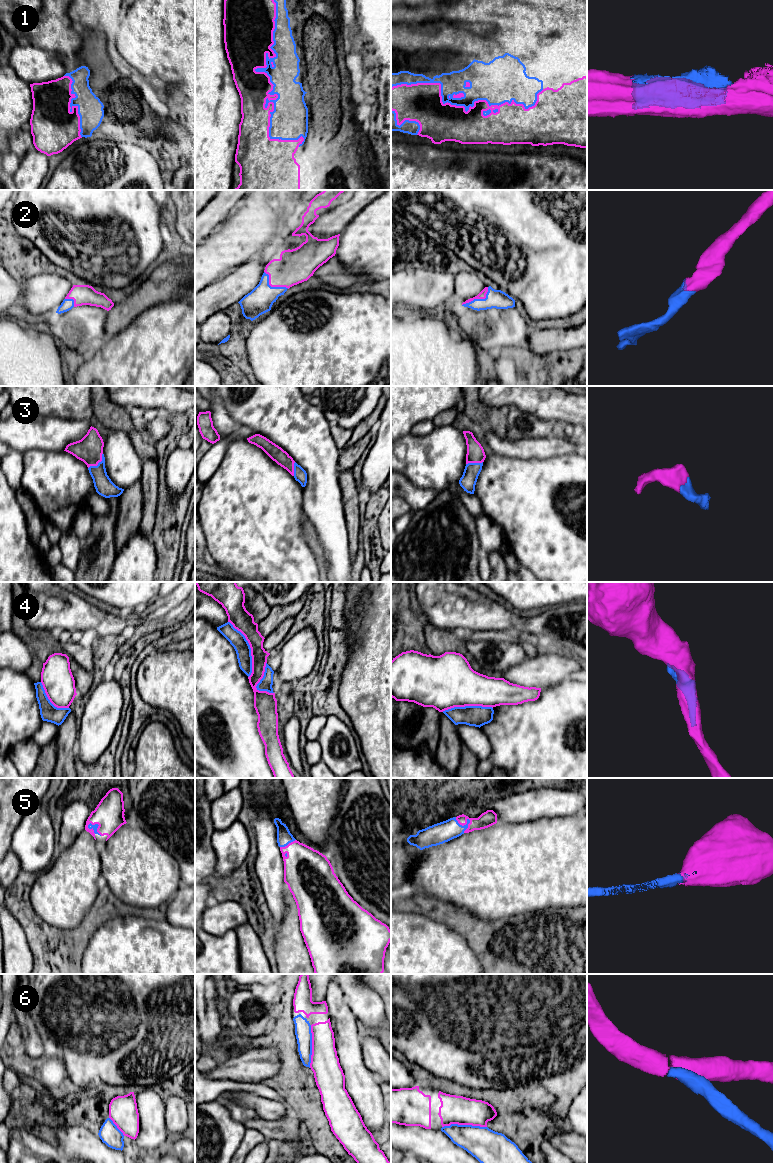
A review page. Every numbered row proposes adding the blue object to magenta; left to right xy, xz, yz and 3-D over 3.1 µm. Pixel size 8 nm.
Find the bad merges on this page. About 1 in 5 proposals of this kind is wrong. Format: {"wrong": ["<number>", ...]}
{"wrong": ["4"]}

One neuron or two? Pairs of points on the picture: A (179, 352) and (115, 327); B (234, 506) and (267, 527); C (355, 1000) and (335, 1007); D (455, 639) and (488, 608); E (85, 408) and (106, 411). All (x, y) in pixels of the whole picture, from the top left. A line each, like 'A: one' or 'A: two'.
A: two
B: one
C: two
D: two
E: two

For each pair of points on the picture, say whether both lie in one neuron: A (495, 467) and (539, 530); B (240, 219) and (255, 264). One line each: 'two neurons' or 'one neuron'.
A: one neuron
B: two neurons

